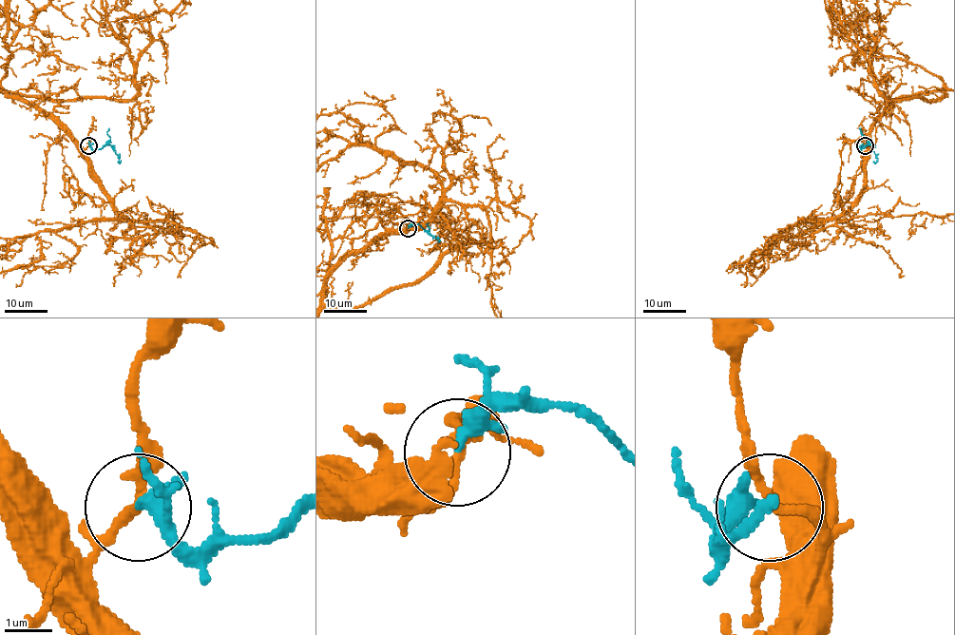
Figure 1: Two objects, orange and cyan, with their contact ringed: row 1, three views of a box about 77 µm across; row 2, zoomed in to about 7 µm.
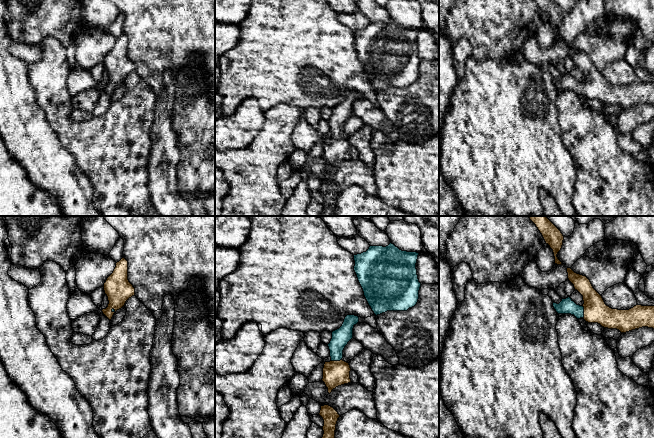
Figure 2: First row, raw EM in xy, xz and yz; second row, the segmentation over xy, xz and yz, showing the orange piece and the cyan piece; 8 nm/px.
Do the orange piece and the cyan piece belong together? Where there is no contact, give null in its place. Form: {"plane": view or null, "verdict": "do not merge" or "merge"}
{"plane": "yz", "verdict": "merge"}

